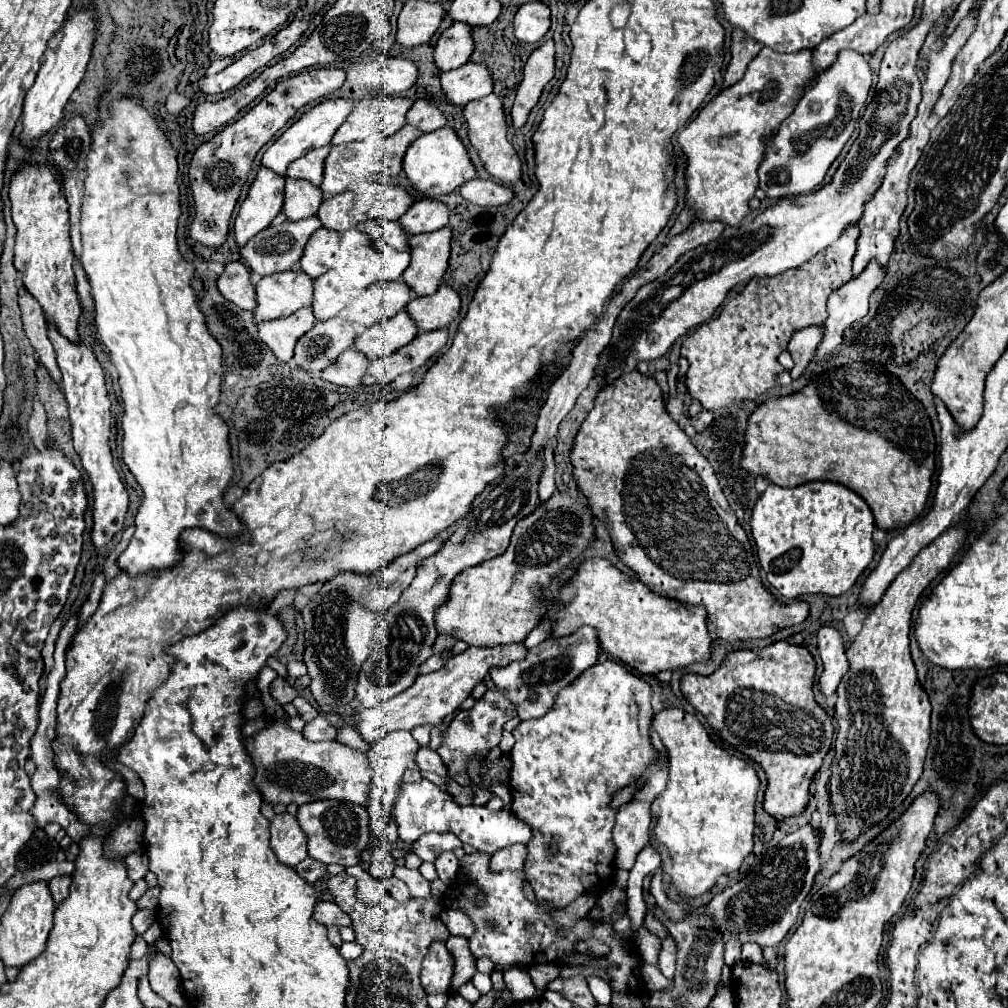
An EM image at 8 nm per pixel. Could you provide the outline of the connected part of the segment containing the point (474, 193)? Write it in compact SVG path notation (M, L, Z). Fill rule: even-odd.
M471 179L461 189L459 195L479 207L491 207L491 205L503 205L513 199L513 191L501 183L495 183L491 179Z

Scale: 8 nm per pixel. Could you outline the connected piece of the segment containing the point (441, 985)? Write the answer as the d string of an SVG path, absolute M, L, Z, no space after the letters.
M433 941L429 953L423 959L421 969L421 985L425 987L425 993L449 995L453 971L455 971L455 959L445 947L445 941Z

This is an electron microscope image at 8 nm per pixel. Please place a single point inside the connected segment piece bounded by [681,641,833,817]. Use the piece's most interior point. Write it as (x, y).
(761, 702)

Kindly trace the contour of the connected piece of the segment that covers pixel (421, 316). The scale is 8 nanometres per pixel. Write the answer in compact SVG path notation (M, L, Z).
M441 285L433 295L415 297L407 303L407 313L419 331L435 331L449 325L459 315L461 299L455 289Z

